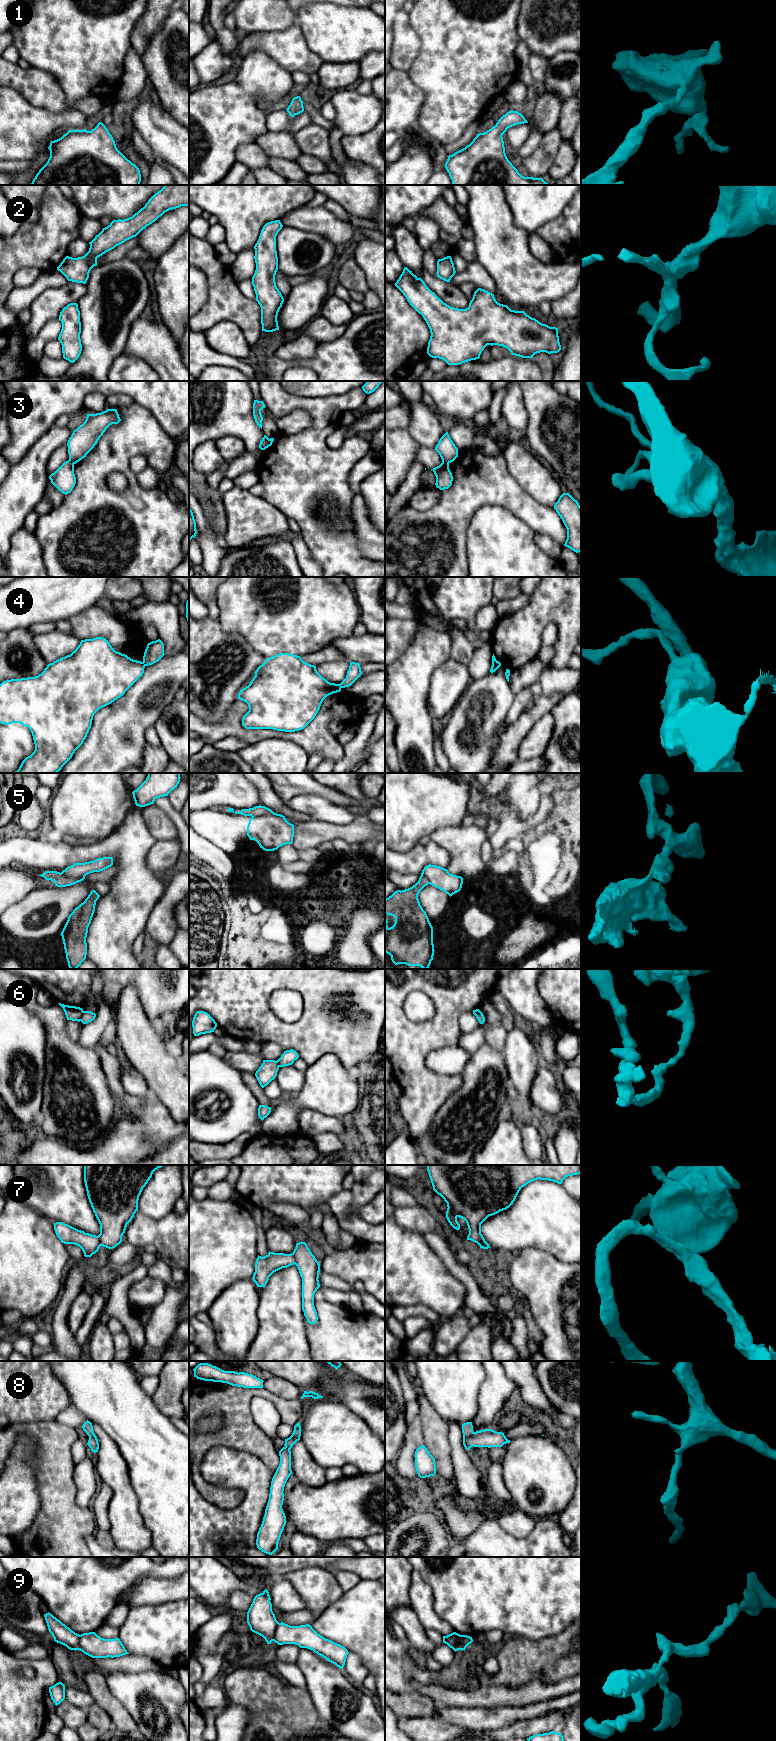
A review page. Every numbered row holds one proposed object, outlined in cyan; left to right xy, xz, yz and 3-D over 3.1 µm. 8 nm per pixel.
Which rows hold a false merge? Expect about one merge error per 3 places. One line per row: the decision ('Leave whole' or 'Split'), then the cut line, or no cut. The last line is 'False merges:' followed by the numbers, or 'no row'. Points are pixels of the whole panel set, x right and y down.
1: Leave whole. No split
2: Leave whole. No split
3: Split. Split along yz (442, 461), (448, 463)
4: Split. Split along xy (142, 662), (145, 665)
5: Split. Split along xz (273, 812), (252, 817)
6: Split. Split along xy (83, 1011), (80, 1020)
7: Split. Split along xz (291, 1253), (295, 1263)
8: Leave whole. No split
9: Split. Split along xz (279, 1623), (272, 1640)
False merges: 3, 4, 5, 6, 7, 9

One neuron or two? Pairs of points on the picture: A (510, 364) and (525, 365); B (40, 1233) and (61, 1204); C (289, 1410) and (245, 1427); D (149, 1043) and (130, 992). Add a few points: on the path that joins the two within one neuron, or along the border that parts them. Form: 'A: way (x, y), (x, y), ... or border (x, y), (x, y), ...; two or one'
A: way (514, 365), (521, 365); one
B: border (29, 1207), (32, 1207), (53, 1223); two
C: way (272, 1398), (253, 1393), (244, 1402), (244, 1410); one
D: way (136, 1030), (130, 1019), (130, 1005); one

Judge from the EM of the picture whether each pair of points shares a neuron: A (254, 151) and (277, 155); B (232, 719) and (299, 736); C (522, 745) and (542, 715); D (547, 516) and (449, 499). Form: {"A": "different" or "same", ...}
{"A": "same", "B": "same", "C": "same", "D": "same"}

